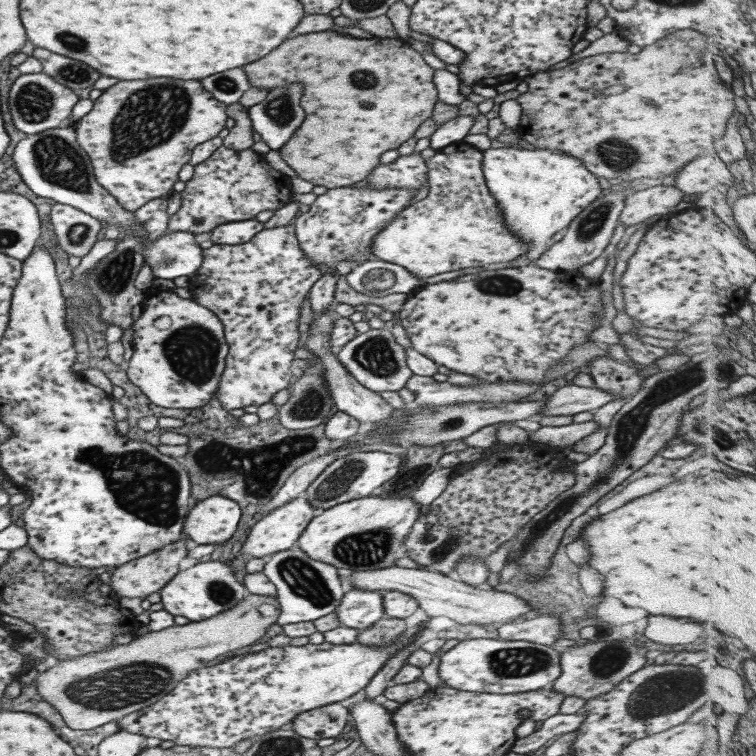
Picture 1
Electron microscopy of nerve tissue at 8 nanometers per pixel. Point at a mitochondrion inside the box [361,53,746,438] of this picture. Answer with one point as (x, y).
(620, 155)

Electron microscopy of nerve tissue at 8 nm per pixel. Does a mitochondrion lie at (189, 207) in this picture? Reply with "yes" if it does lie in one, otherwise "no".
no

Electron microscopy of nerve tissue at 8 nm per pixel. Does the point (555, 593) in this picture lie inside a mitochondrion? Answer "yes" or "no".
no

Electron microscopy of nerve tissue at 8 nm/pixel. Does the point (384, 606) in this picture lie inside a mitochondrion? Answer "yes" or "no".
no

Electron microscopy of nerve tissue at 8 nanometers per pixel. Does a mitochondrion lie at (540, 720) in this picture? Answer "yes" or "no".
no

